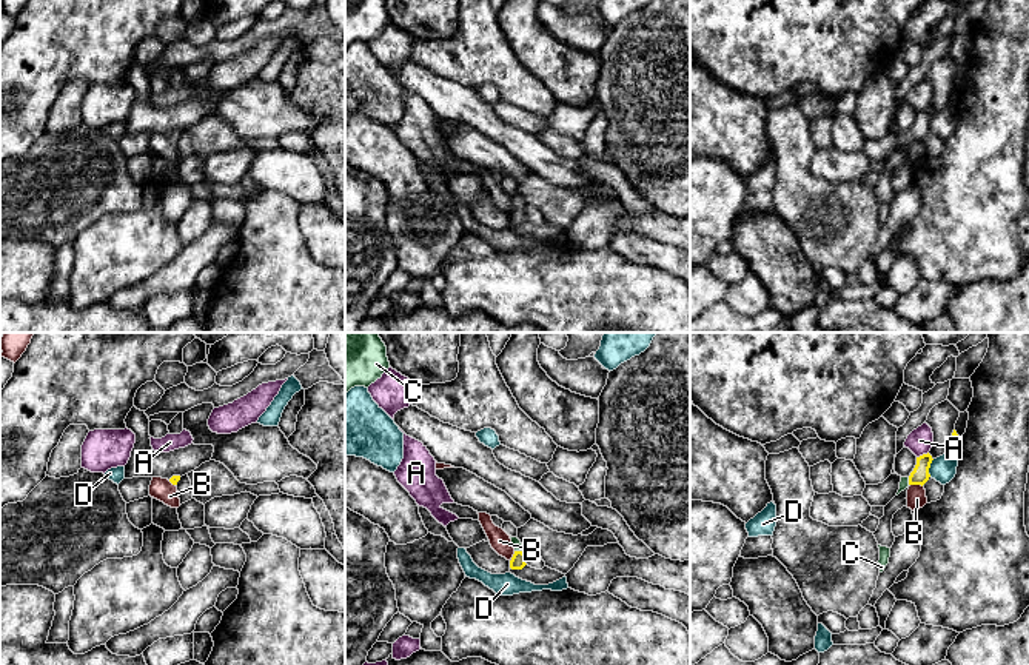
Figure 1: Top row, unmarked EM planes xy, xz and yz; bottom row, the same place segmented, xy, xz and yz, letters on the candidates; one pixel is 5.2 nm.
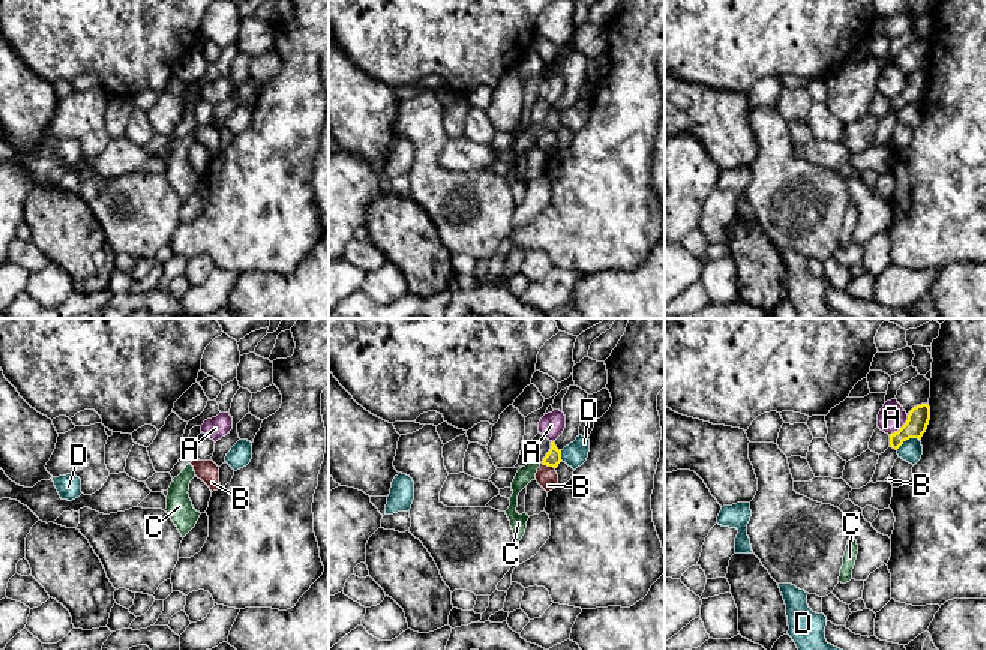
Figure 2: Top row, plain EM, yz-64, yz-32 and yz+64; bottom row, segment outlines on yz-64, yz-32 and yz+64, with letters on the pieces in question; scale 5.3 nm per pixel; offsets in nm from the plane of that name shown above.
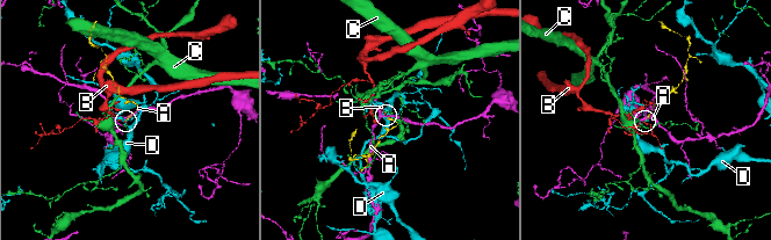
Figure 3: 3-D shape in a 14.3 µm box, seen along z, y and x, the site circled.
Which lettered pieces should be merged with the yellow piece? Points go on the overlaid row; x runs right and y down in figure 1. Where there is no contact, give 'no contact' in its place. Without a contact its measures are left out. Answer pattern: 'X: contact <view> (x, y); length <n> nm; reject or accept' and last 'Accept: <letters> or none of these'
A: contact yz (923, 454); length 70 nm; reject
B: contact yz (917, 484); length 70 nm; reject
C: contact xz (519, 551); length 50 nm; accept
D: contact yz (929, 467); length 100 nm; reject
Accept: C

